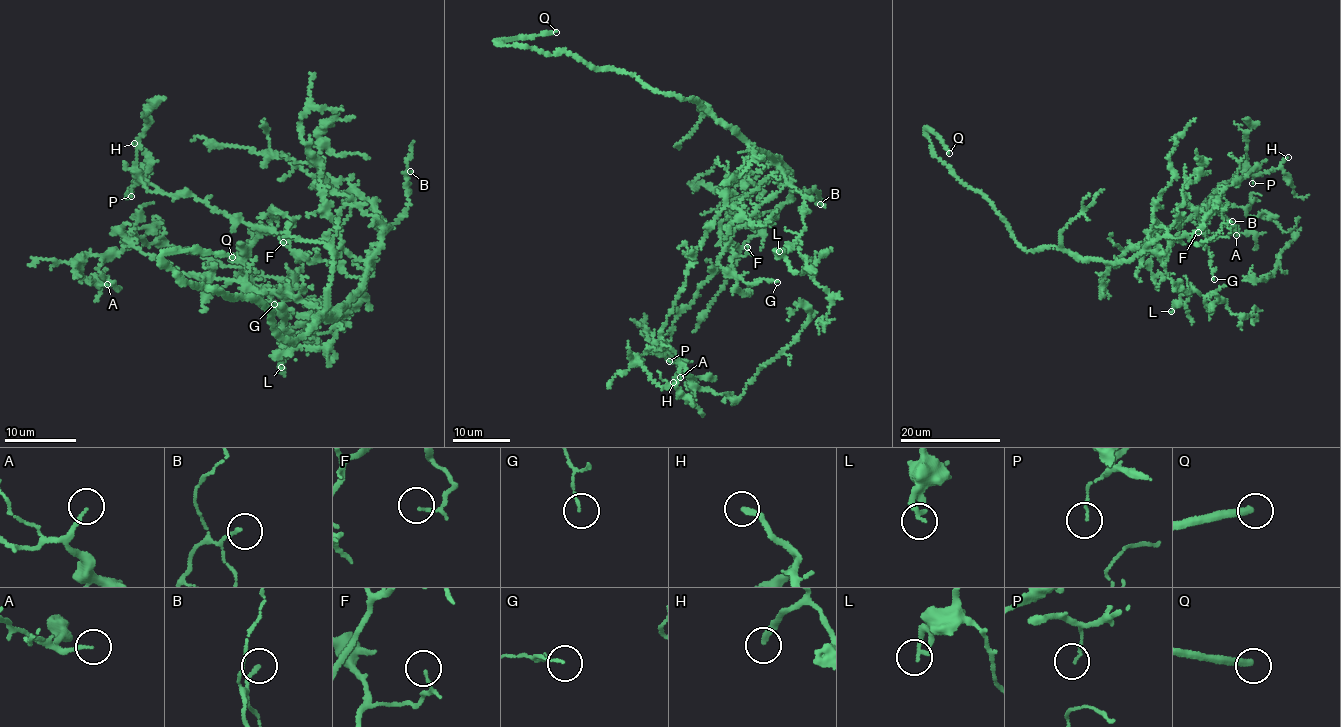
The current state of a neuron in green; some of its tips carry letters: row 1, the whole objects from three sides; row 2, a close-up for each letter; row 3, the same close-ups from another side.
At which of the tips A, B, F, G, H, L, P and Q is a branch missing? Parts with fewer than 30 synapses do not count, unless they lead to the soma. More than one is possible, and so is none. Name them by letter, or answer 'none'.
H

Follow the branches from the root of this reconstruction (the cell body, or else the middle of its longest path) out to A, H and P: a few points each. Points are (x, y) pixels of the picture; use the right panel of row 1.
A: (1122, 256), (1183, 224), (1211, 203), (1235, 225), (1236, 235)
H: (1122, 256), (1106, 263), (1150, 251), (1163, 262), (1183, 222), (1207, 209), (1228, 181), (1274, 170), (1288, 157)
P: (1122, 256), (1106, 263), (1150, 251), (1163, 262), (1183, 222), (1207, 209), (1228, 181), (1251, 173), (1252, 183)

